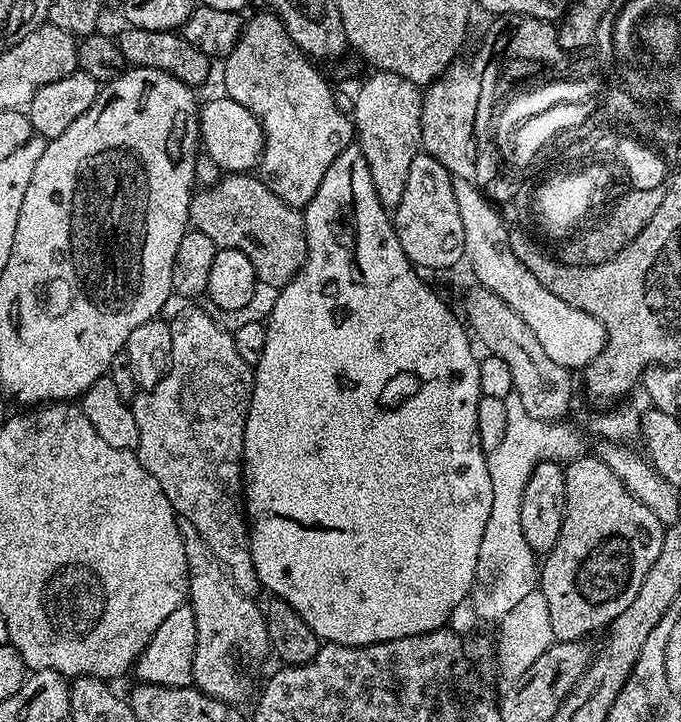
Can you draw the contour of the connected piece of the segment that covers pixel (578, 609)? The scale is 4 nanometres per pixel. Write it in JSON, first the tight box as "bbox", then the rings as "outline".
{"bbox":[538,454,664,641],"outline":[[[595,454],[579,456],[577,460],[568,461],[564,468],[564,517],[558,542],[543,557],[538,568],[538,589],[546,596],[547,609],[550,610],[550,623],[557,641],[583,641],[595,628],[603,629],[611,624],[618,614],[634,602],[654,558],[662,551],[664,529],[658,514],[650,510],[634,496],[630,490]]]}

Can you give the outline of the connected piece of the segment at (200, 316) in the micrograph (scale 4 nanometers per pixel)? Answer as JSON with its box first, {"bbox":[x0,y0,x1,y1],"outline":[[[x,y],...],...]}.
{"bbox":[130,310,261,597],"outline":[[[185,310],[171,325],[172,362],[168,372],[158,386],[137,391],[130,401],[134,422],[138,422],[138,446],[134,451],[144,469],[162,486],[177,517],[189,520],[202,534],[202,542],[210,546],[236,589],[244,596],[255,597],[261,591],[260,579],[252,565],[250,524],[242,495],[244,427],[252,401],[254,372],[234,350],[232,332],[219,328],[206,313]]]}

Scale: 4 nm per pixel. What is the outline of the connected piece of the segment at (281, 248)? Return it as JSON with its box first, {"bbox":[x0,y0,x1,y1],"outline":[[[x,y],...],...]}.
{"bbox":[191,174,308,290],"outline":[[[224,174],[208,187],[192,197],[191,227],[206,234],[217,249],[242,250],[263,287],[279,290],[289,284],[308,257],[303,211],[282,202],[256,174]]]}

